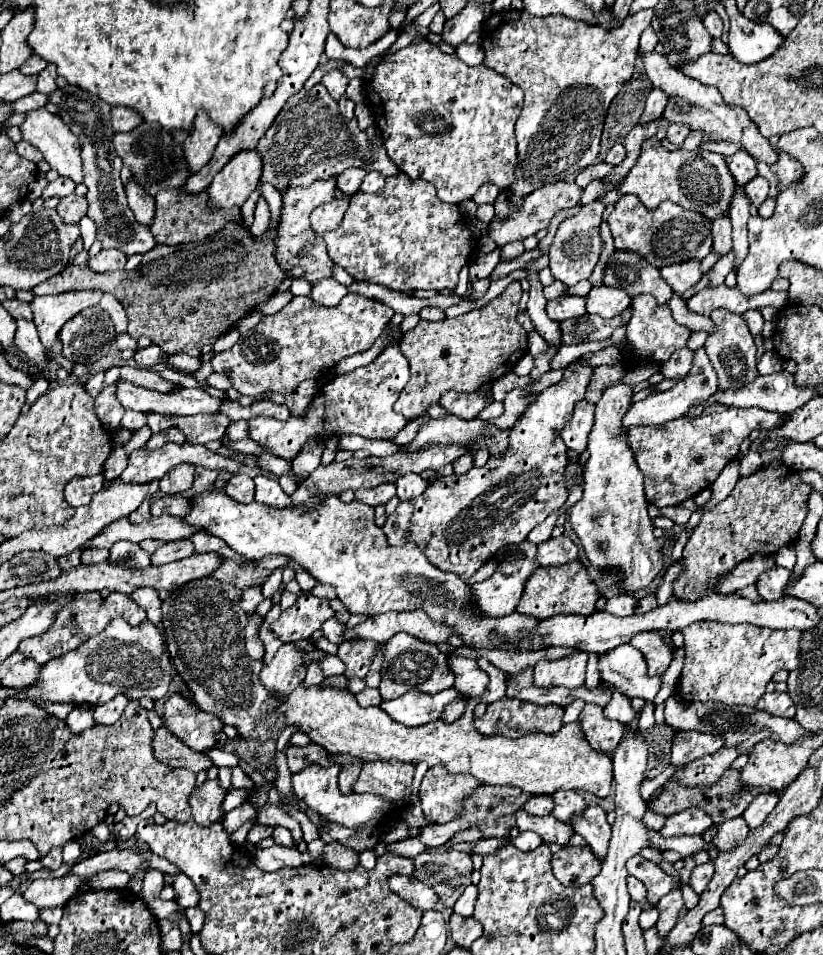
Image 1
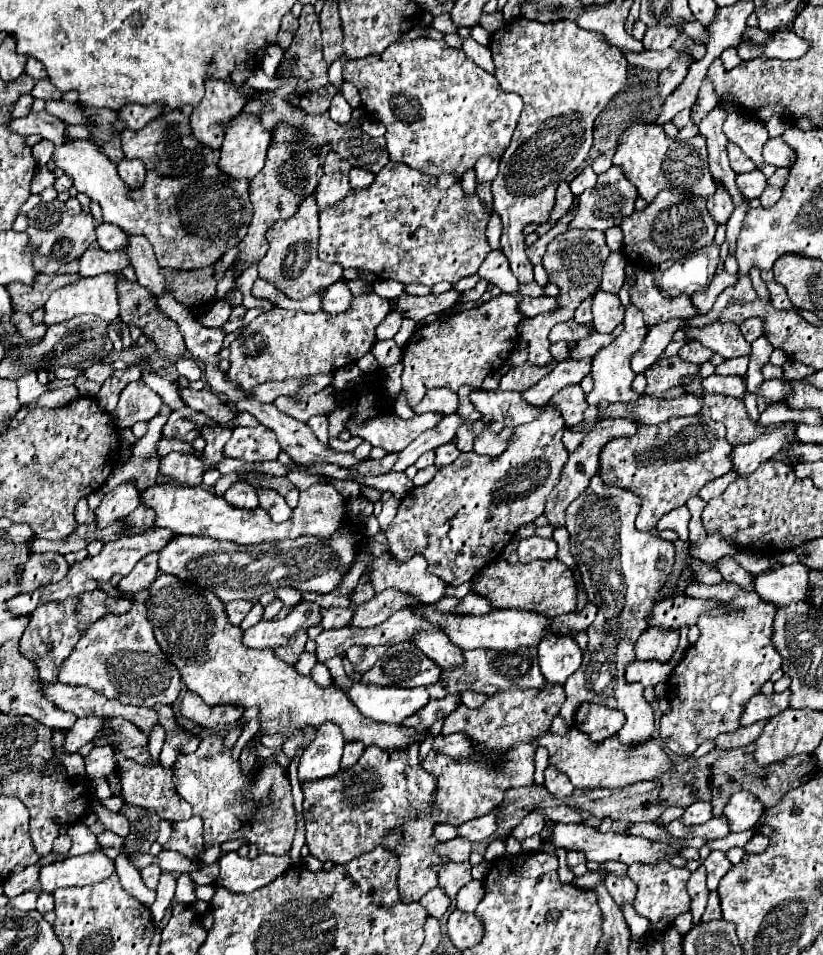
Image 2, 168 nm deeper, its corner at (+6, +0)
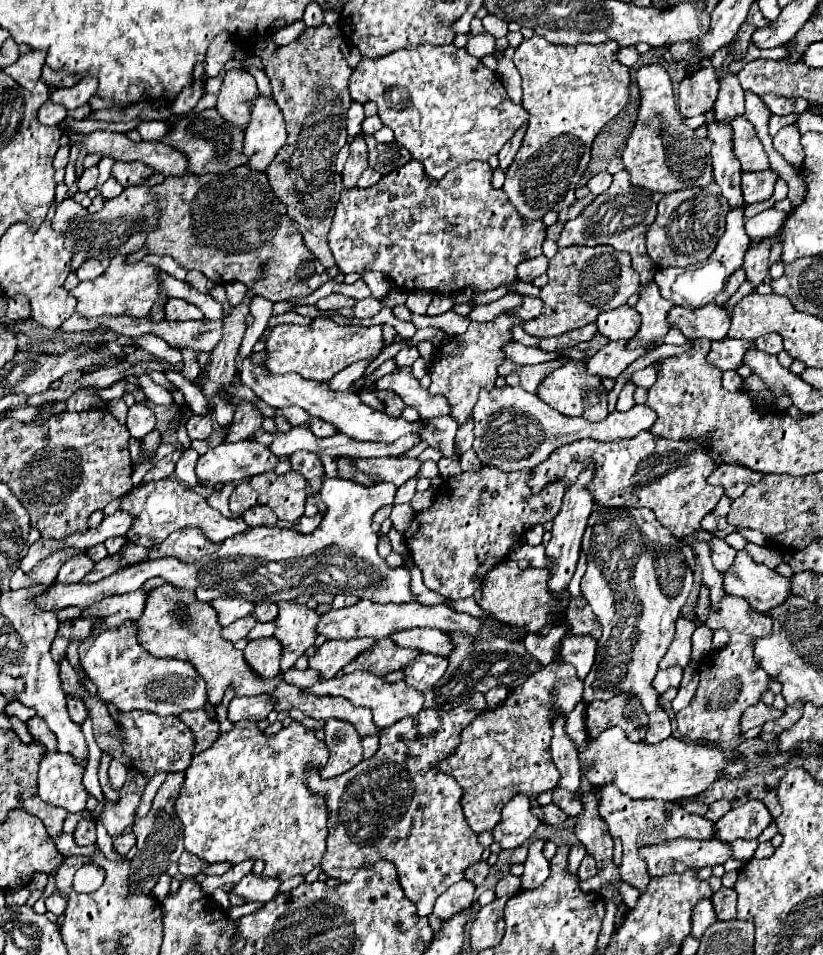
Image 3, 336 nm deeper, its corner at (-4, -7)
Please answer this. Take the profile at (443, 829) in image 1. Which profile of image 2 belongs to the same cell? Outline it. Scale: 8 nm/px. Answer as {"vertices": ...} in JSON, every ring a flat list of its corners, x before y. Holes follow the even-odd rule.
{"vertices":[[487,814,473,822,465,822,457,830,461,836,469,838,471,842,489,842,497,830,497,814]]}

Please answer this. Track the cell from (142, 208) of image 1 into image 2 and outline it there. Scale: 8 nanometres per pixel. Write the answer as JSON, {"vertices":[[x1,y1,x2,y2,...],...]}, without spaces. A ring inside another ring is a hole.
{"vertices":[[123,158,117,164,117,172,123,178,123,182,127,182,127,186,133,186,133,188,139,188,145,180,145,164,137,162,137,160]]}

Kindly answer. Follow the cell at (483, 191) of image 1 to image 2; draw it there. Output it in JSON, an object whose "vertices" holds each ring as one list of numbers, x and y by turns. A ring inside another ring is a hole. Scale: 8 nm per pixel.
{"vertices":[[493,156,479,158,477,160,477,166,475,166,477,182,483,182,483,180,491,182,497,176,497,168,499,168,499,158,493,158]]}

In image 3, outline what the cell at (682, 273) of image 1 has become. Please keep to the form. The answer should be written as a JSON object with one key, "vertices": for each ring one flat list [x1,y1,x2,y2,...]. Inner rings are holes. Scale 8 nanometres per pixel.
{"vertices":[[731,209,731,211,727,213,727,229,725,229,723,237,719,239,715,251,711,253,711,257,707,257,707,259,713,259,713,261,703,261,701,265,689,265,689,267,671,267,671,269,661,269,661,271,655,273,655,283,659,285,659,291,661,291,661,295,663,295,665,299,669,299,669,301,673,301,675,305,681,305,681,307,697,309,697,307,701,307,701,305,711,303,711,301,713,301,713,299,723,291,723,287,725,287,727,279,731,277,731,273,735,273,735,271,743,265,743,255,745,255,747,249,749,249,749,237,747,237,747,233,745,233,743,209]]}

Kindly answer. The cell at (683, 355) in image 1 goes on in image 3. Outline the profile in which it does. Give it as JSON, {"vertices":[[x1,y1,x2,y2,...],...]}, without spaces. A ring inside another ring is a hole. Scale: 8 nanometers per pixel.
{"vertices":[[739,339,715,341,715,343,711,343,711,351,707,355,707,361,721,371,737,369,741,365,741,359,743,359,745,351,747,351,747,347]]}

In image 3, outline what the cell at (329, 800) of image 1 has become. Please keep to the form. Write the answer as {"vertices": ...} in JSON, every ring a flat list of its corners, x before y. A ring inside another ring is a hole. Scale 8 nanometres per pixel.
{"vertices":[[331,719,325,725,325,745,329,751,329,761,319,769,321,779,337,777,351,767,355,767,363,757,361,749,361,737,357,735,355,727,351,727,347,721]]}

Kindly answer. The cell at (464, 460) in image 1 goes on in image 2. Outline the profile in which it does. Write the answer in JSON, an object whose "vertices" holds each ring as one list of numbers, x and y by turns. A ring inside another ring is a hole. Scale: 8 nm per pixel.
{"vertices":[[453,442,443,444,443,446,437,446,437,448,435,448,435,466,437,466,437,468,443,468,443,466,455,462,459,454,461,454,461,452,455,448]]}

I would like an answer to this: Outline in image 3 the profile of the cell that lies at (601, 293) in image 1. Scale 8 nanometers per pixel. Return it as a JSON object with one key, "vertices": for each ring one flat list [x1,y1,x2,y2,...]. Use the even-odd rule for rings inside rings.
{"vertices":[[623,305,623,307,607,311,607,313,601,313,597,317,597,329,599,329,599,333,603,333,605,337,609,337,611,341,631,339,637,333,639,325,641,325,641,317,629,305]]}

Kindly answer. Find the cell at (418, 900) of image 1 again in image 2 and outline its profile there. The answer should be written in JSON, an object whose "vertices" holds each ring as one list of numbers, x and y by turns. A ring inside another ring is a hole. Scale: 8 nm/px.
{"vertices":[[437,886,437,888,429,890,429,892,421,898,421,904,423,904,425,910,429,912,429,916,441,918,441,916,447,912,447,908,451,906,451,898,445,896,445,890,441,890,441,888]]}

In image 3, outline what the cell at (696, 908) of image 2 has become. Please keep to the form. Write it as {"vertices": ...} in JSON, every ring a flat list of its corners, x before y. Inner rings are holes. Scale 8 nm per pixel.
{"vertices":[[701,899,695,907,693,907,693,931,691,935,695,939,701,939,701,935,705,933,707,927,711,927,713,923,717,921,715,917,715,911,713,911,713,905,711,905,711,899]]}

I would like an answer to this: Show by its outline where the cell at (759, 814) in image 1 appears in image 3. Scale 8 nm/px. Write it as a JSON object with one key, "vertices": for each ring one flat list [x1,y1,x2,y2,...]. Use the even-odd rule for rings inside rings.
{"vertices":[[753,799,737,809,731,809,715,825,719,829,721,841,735,841,735,839,757,839,771,821,773,817,767,811,767,807,761,801]]}

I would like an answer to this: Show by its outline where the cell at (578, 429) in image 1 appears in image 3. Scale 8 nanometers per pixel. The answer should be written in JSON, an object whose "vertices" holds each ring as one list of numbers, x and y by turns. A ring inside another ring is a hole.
{"vertices":[[571,363,571,365,565,365,563,369,557,369,539,385,537,395,547,405,551,405,553,409,557,409,563,415,569,415,569,417,581,415,589,421,603,421,603,417,607,417,607,413,609,413,607,411,607,393,601,385,601,379,587,377,587,373,583,373,583,369,585,369,585,365,579,365,579,363]]}

